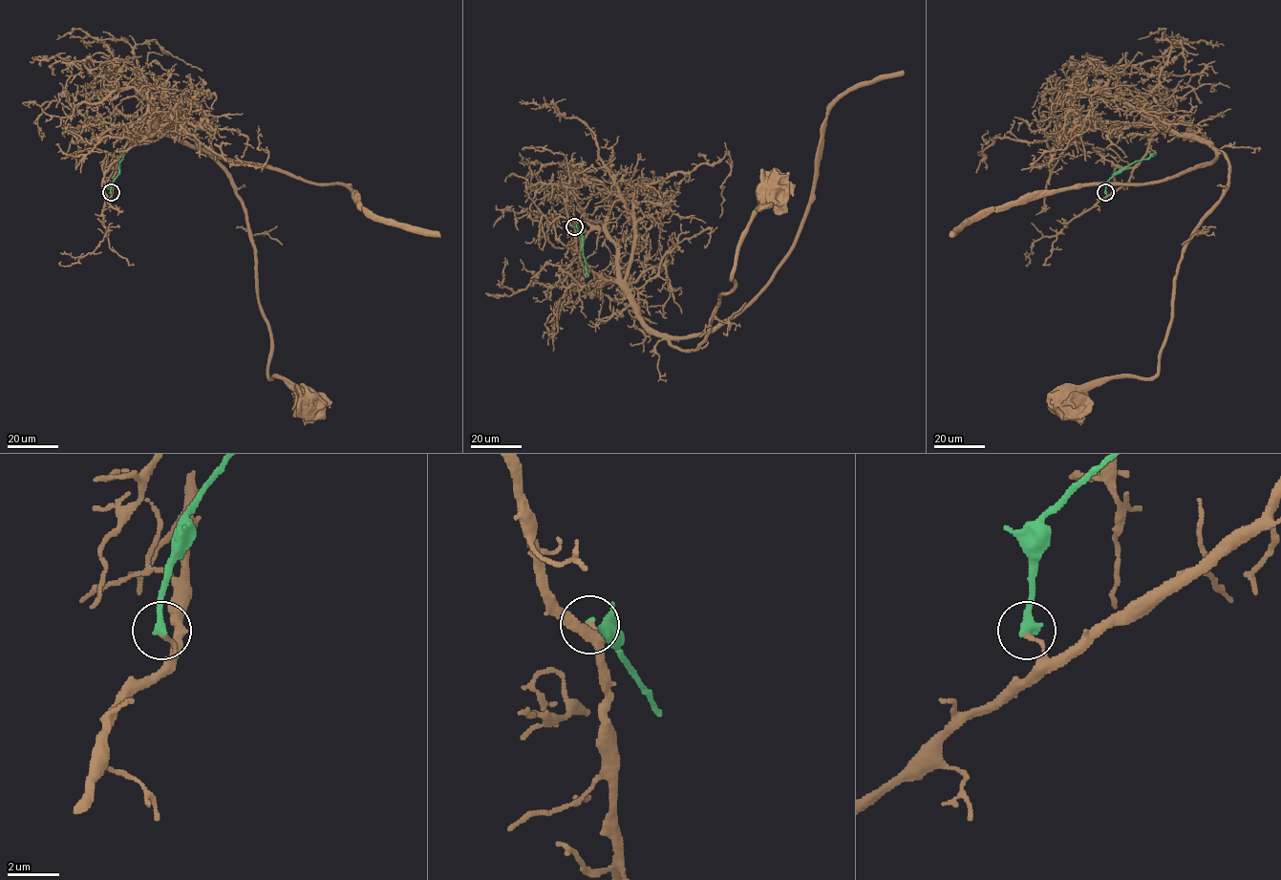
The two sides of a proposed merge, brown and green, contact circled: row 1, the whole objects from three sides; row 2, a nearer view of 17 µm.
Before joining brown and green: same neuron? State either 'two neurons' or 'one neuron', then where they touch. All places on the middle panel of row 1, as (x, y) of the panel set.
two neurons; at (574, 226)

